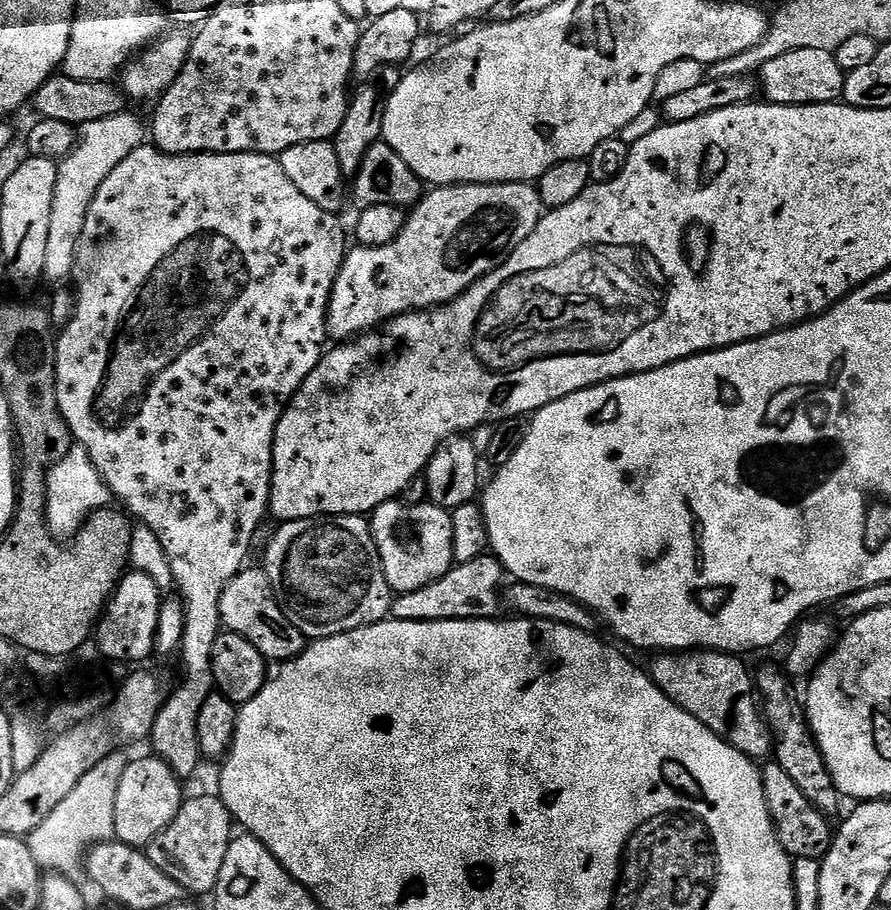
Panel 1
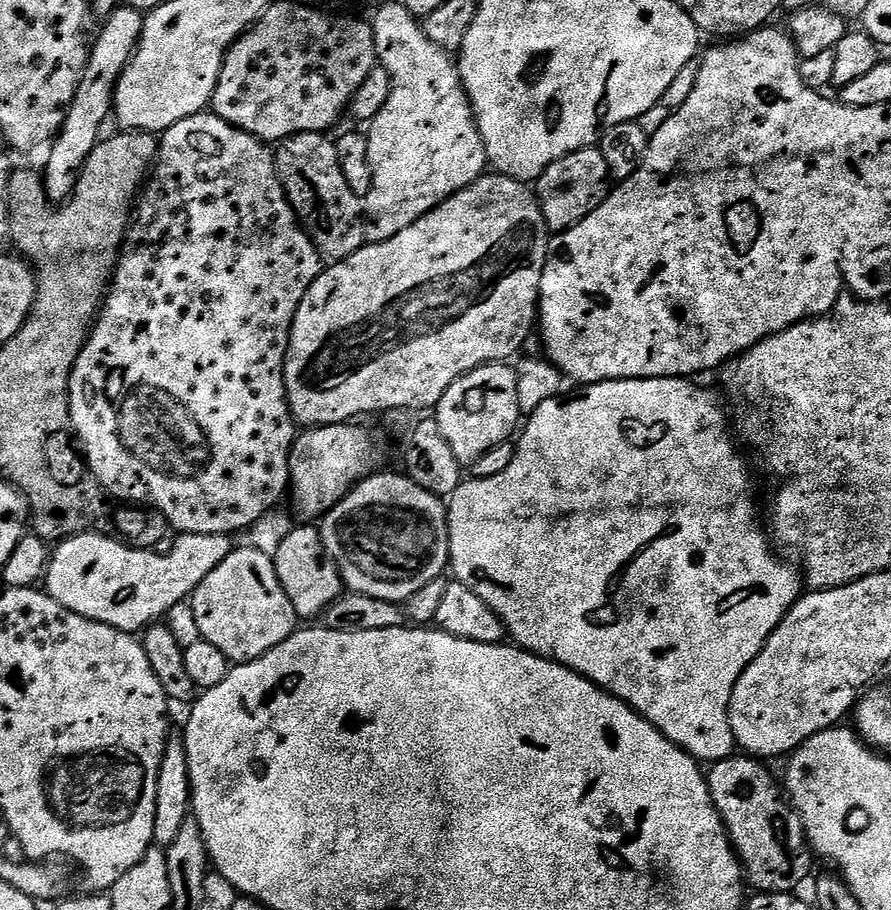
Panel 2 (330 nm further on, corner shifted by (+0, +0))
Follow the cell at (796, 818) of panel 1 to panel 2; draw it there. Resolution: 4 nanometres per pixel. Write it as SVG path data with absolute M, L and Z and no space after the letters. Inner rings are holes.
M733 754L715 761L712 773L709 771L706 776L708 793L724 819L724 827L751 887L753 884L760 894L791 893L811 874L814 852L804 820L786 799L777 777L775 780L764 764L767 763L747 754Z

